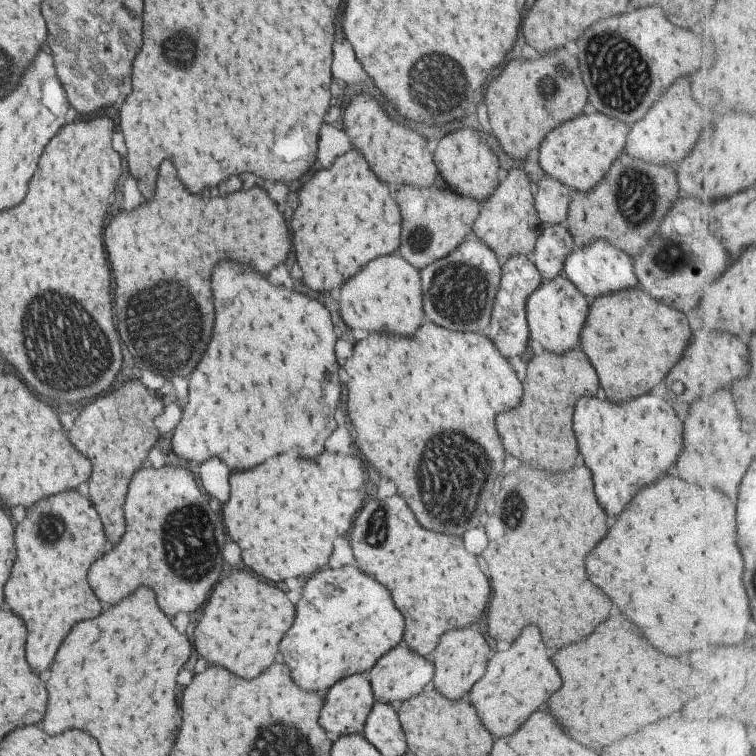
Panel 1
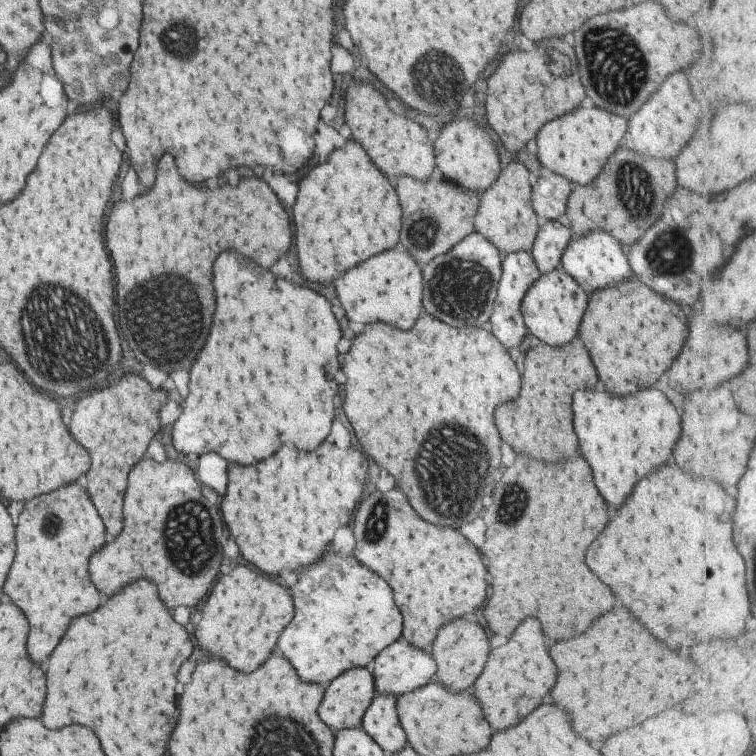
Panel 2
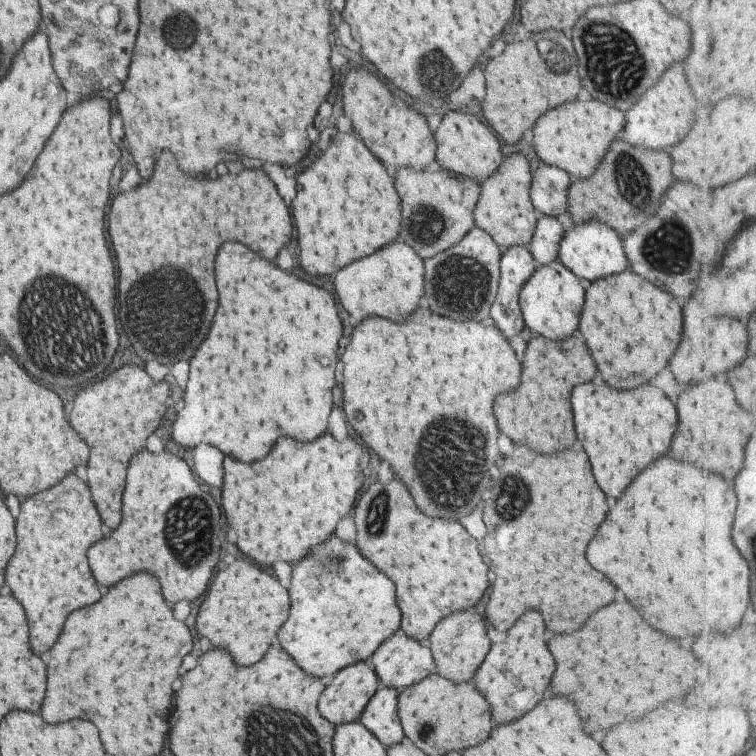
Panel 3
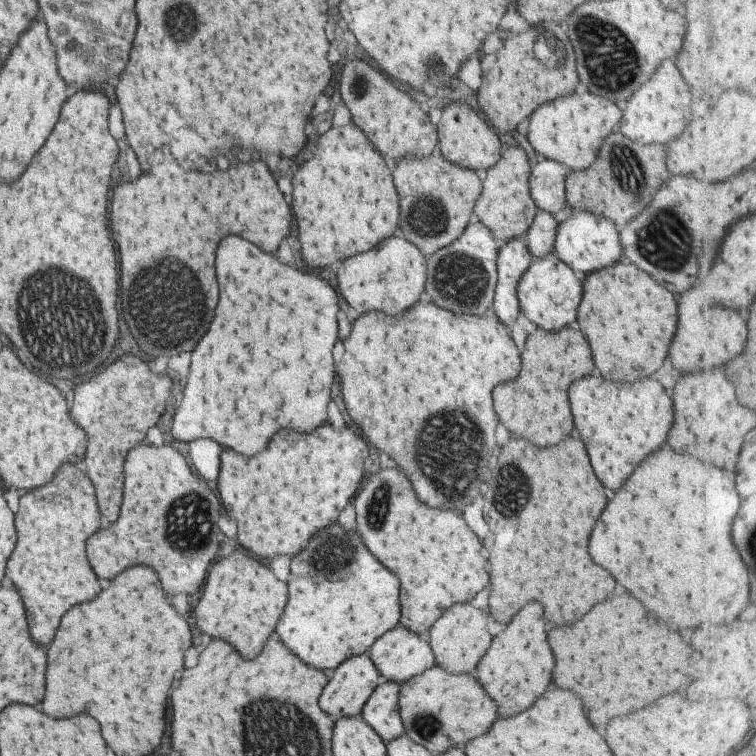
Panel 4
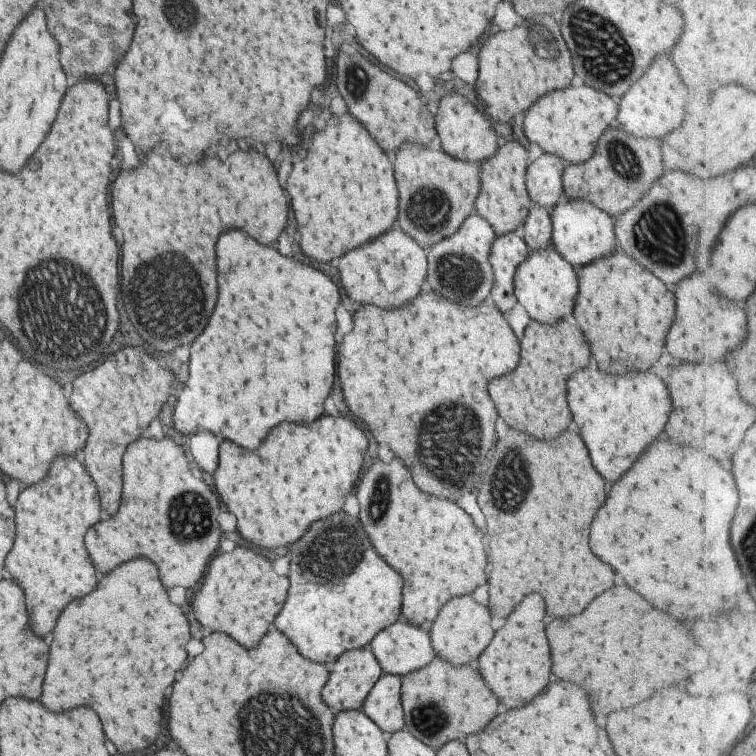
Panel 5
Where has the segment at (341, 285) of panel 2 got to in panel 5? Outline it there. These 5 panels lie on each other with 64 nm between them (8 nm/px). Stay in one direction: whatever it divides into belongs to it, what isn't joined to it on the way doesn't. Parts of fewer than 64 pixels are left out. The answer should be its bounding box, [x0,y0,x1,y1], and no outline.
[339,230,426,308]

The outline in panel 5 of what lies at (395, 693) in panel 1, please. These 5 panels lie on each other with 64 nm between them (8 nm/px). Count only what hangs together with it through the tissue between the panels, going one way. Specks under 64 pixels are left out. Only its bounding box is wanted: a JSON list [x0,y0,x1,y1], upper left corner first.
[368,618,433,677]

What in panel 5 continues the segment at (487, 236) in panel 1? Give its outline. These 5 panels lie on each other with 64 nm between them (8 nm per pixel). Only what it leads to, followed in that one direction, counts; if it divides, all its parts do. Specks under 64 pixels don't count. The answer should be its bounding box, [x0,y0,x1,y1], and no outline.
[474,143,532,237]

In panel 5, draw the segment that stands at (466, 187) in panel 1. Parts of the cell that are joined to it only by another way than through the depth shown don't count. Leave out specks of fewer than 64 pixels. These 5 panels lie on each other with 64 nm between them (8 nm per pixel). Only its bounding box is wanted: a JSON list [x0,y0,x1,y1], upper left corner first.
[433,92,500,166]

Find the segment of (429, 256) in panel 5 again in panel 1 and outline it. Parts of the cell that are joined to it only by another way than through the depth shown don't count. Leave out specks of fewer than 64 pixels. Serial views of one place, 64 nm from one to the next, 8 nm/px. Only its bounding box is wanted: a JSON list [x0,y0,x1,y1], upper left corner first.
[419,239,501,332]

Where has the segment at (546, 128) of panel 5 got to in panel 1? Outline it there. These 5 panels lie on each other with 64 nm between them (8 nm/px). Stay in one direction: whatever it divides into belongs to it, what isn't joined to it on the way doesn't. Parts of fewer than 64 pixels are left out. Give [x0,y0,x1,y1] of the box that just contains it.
[538,114,625,193]

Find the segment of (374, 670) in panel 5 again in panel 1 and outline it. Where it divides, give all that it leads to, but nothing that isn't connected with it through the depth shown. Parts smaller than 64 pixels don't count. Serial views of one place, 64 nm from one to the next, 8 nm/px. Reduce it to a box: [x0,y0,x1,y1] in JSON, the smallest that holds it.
[317,674,374,742]

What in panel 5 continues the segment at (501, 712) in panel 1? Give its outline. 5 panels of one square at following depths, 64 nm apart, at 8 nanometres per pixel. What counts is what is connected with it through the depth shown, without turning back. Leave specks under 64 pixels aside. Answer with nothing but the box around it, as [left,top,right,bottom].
[479,594,549,708]

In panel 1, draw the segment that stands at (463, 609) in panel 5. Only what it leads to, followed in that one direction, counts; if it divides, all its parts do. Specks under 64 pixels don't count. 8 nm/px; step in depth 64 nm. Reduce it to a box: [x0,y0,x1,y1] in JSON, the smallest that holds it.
[431,628,487,700]

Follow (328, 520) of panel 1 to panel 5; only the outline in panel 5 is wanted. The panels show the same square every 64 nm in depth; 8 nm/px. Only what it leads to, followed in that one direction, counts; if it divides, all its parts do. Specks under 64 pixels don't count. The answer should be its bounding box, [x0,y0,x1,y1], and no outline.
[217,416,367,550]

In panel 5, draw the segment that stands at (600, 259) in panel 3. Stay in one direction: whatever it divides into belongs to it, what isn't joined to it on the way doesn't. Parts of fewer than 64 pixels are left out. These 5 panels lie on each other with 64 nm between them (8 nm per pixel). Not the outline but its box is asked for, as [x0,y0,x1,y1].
[550,199,617,270]

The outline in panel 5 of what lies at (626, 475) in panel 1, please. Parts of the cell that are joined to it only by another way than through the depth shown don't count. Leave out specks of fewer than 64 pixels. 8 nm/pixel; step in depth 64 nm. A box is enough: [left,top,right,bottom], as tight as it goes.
[567,360,671,484]

